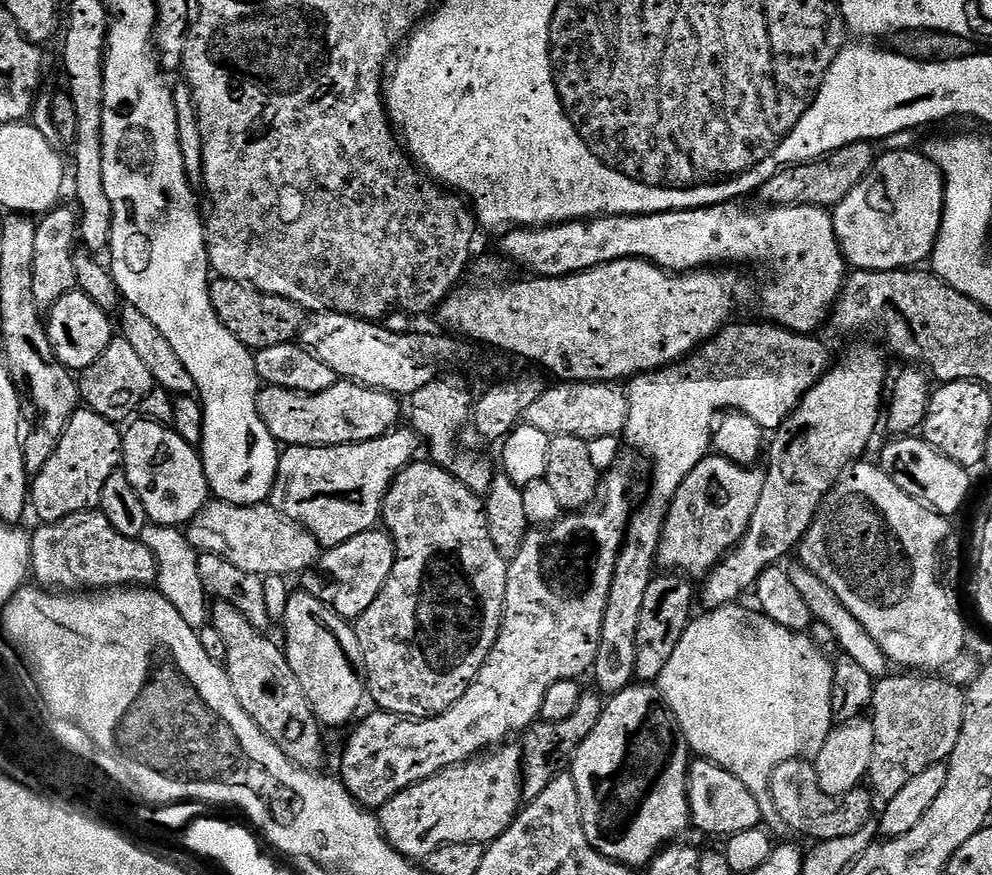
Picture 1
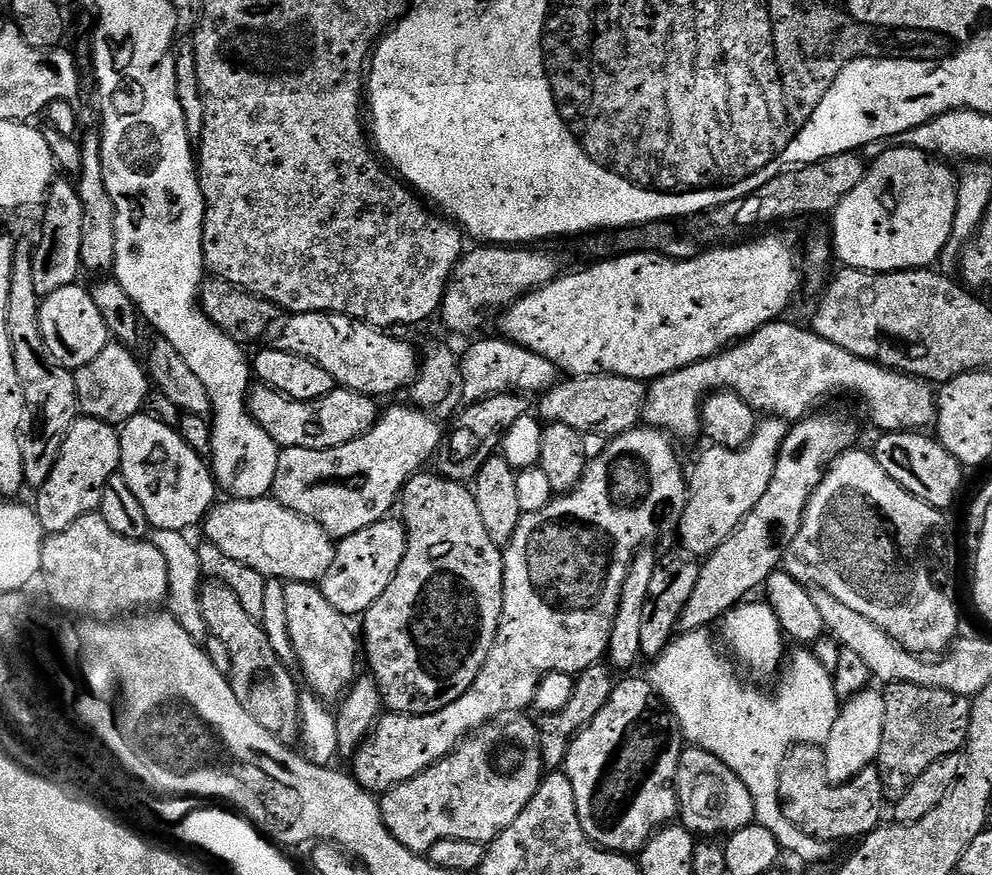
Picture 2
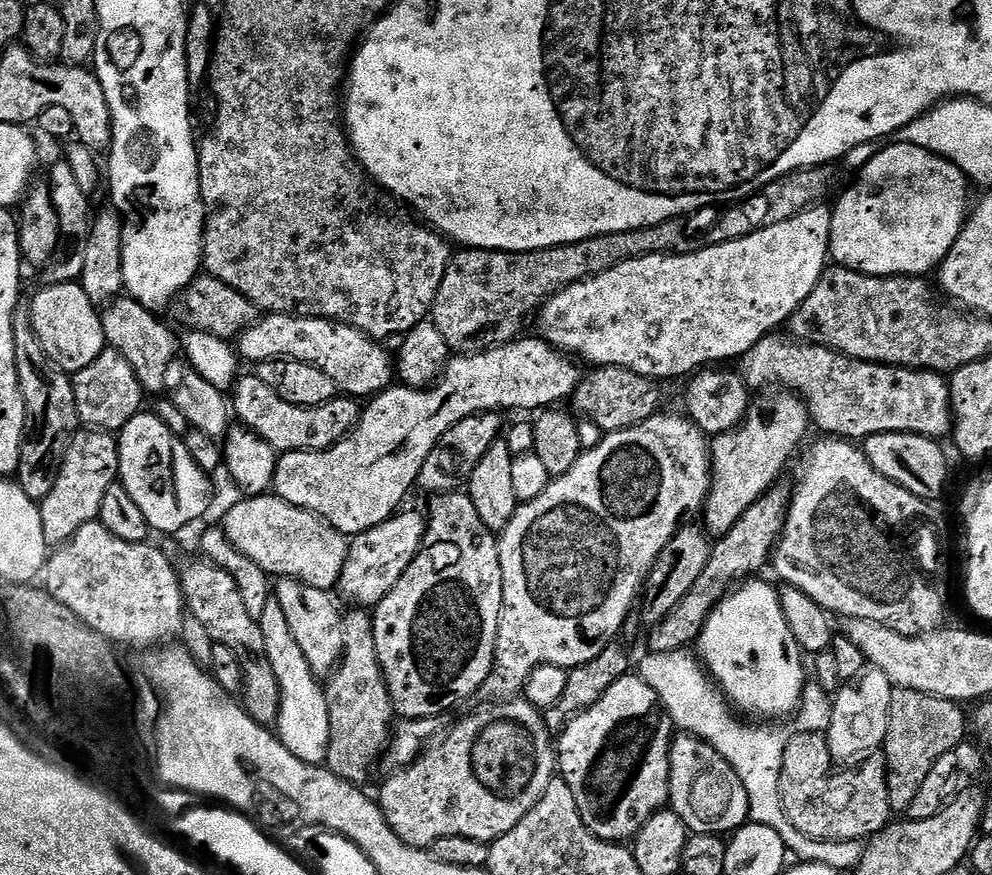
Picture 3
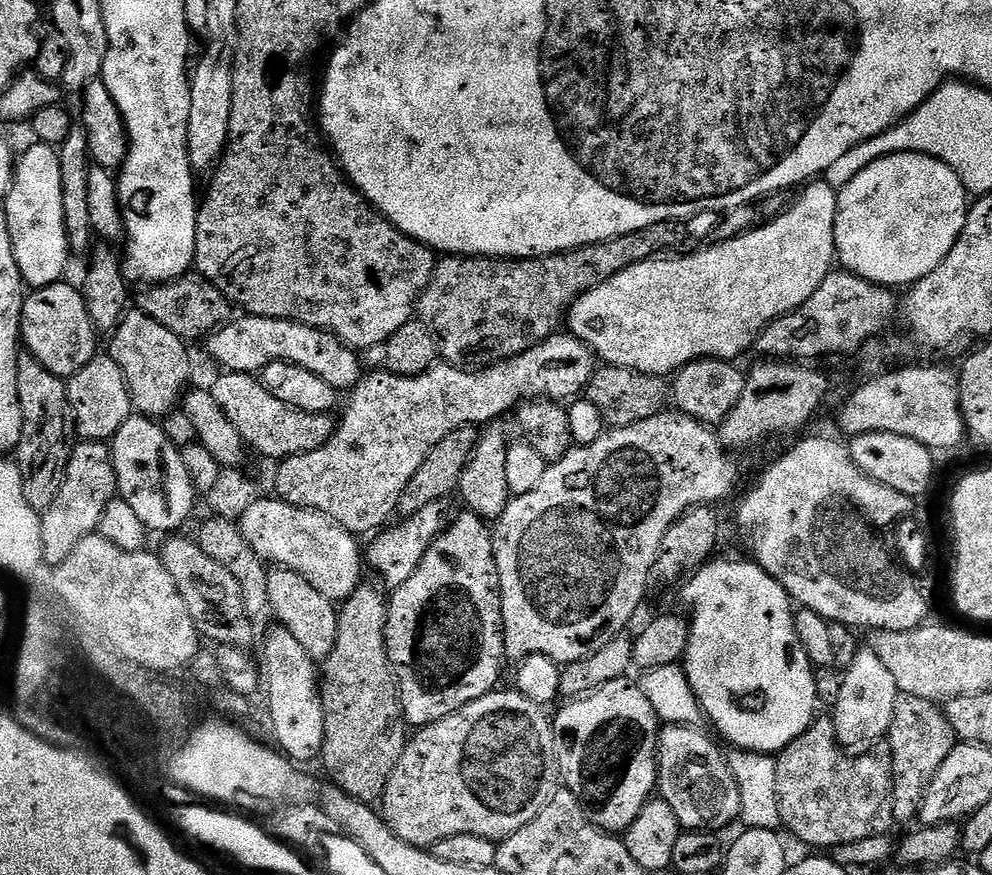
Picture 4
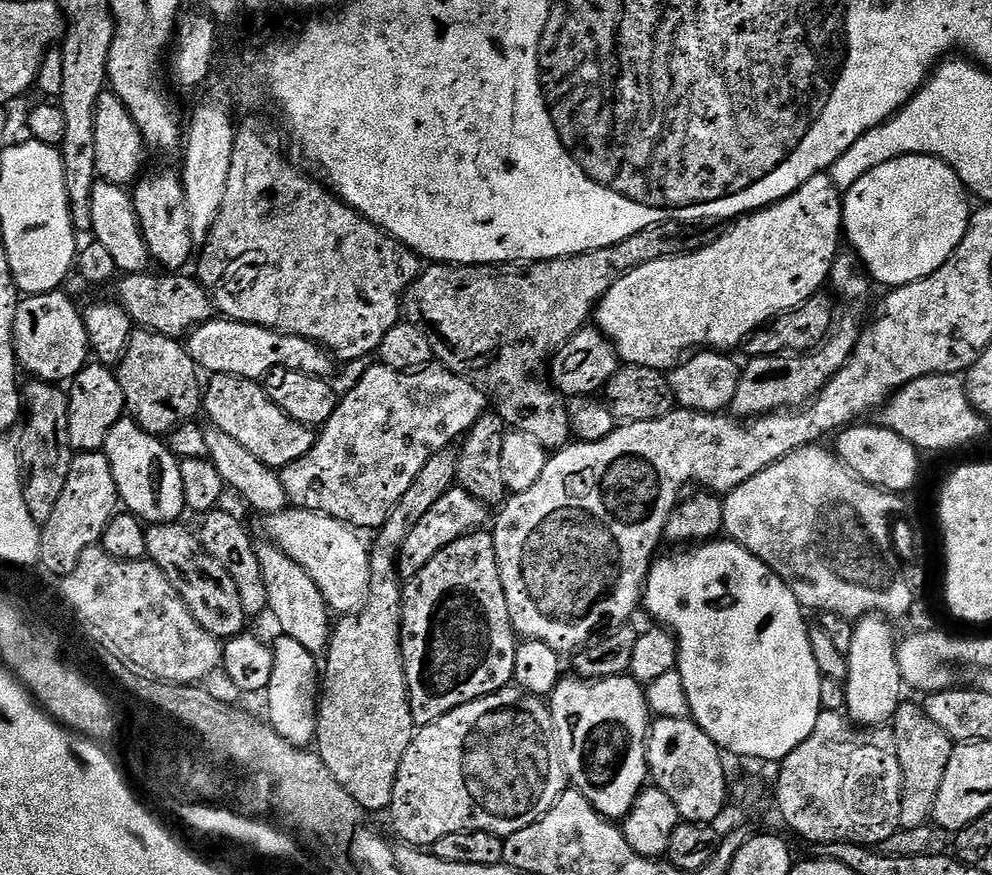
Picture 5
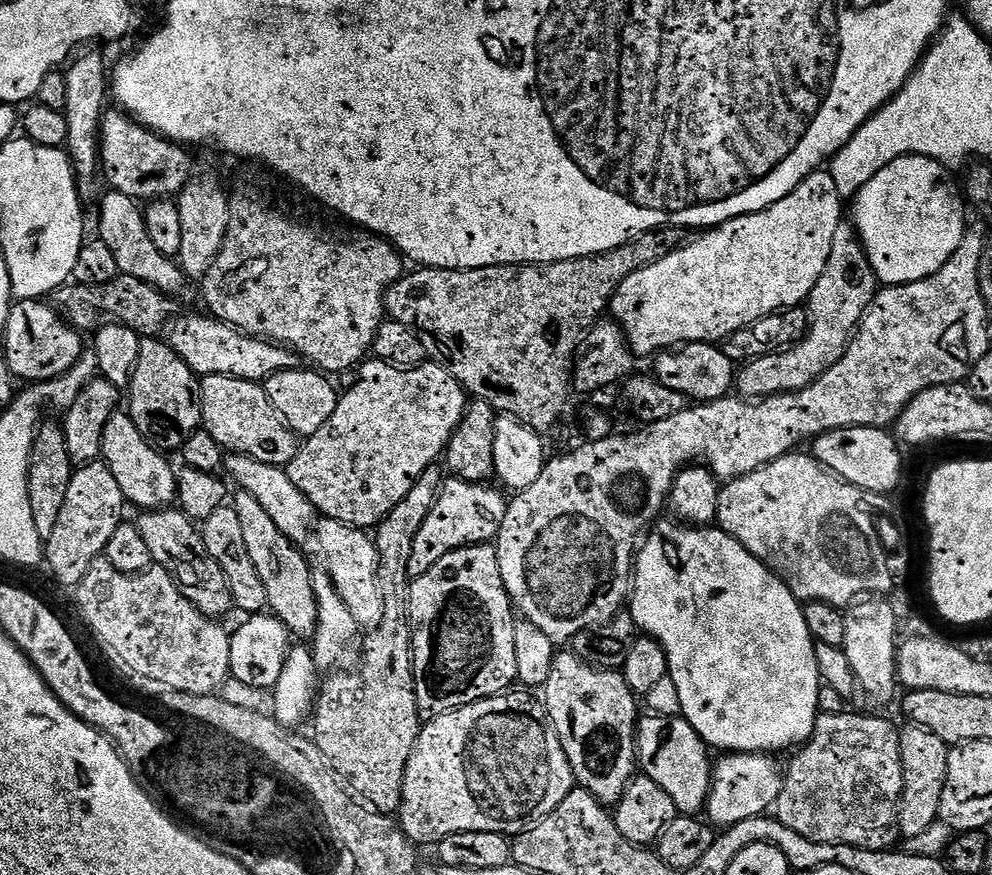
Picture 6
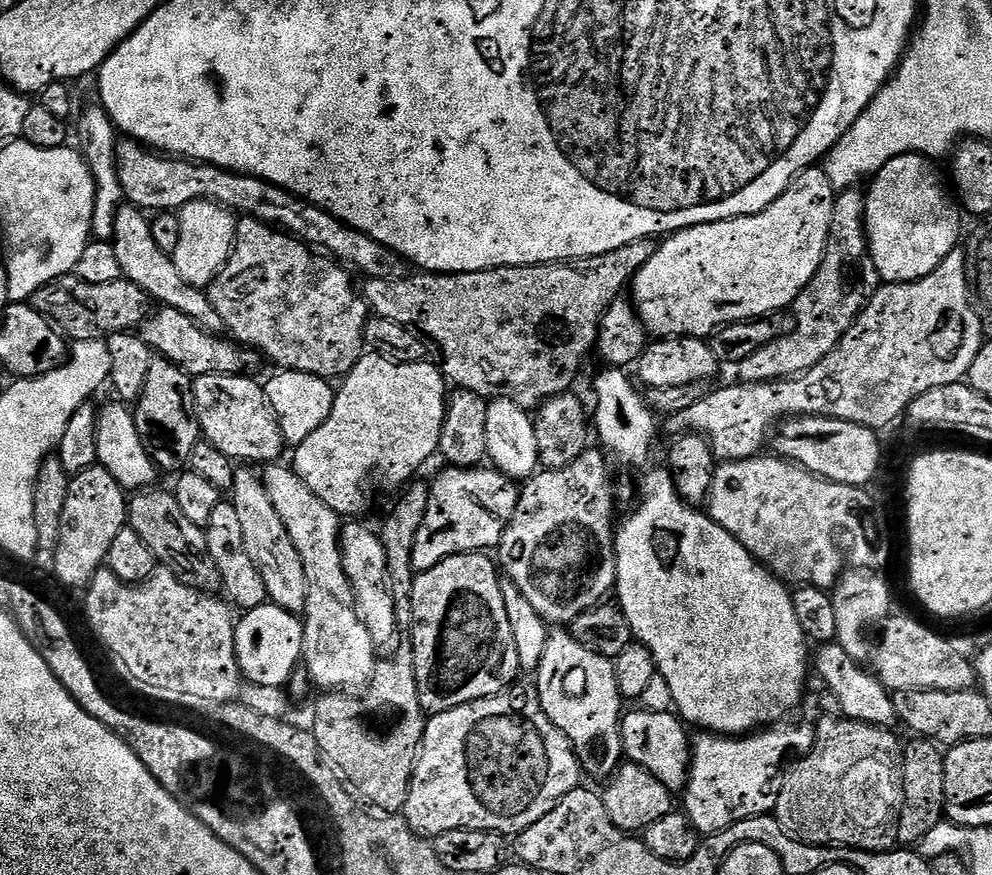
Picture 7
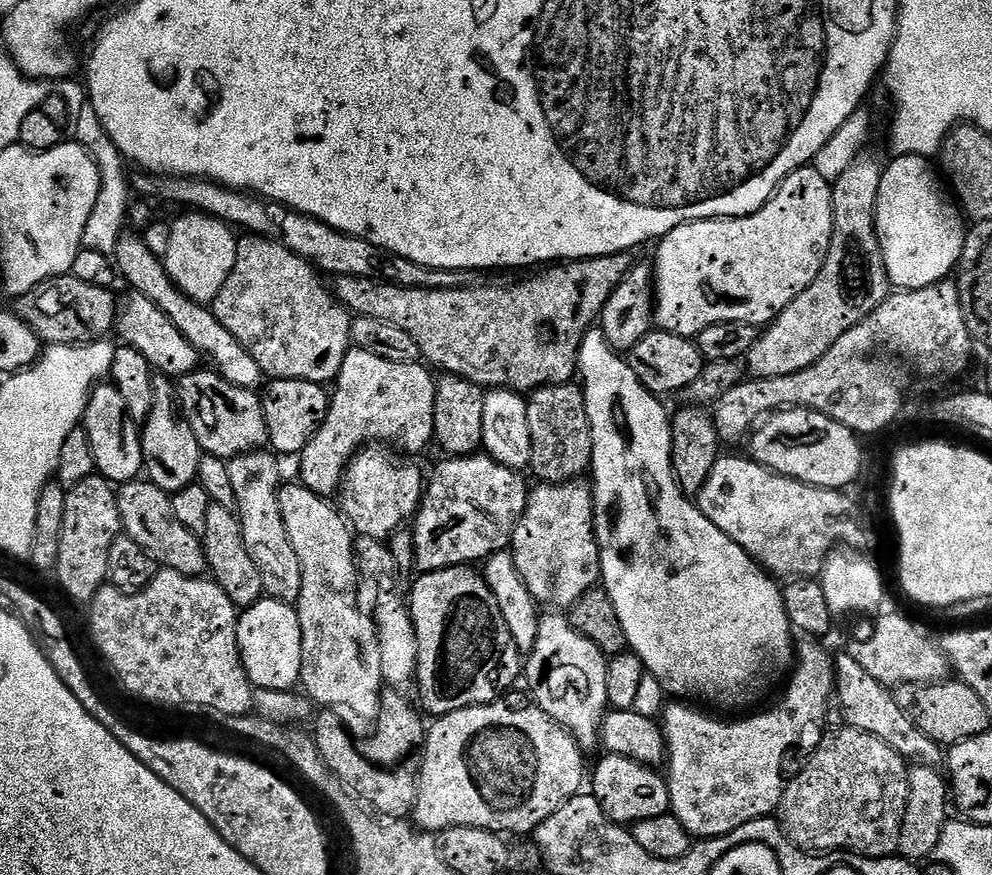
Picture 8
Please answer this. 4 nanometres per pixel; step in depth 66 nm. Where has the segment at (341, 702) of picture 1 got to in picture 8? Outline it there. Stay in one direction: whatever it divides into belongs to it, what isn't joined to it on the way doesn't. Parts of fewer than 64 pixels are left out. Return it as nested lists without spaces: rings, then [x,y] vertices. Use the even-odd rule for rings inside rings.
[[[268,450],[243,452],[228,461],[228,469],[230,483],[234,486],[235,511],[240,518],[242,538],[246,538],[246,551],[250,558],[254,558],[262,574],[264,595],[283,604],[295,605],[302,590],[302,566],[298,562],[298,554],[294,554],[294,546],[290,546],[290,534],[286,530],[286,522],[282,520],[282,479],[275,459],[277,457]]]

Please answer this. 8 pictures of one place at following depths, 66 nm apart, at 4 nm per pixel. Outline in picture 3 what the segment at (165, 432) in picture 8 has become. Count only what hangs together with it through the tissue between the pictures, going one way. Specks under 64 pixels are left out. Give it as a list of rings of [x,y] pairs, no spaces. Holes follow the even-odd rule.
[[[121,294],[103,309],[100,321],[107,347],[118,350],[134,368],[134,374],[145,393],[164,392],[166,372],[178,359],[178,336],[171,332],[153,309],[142,306],[127,294]]]

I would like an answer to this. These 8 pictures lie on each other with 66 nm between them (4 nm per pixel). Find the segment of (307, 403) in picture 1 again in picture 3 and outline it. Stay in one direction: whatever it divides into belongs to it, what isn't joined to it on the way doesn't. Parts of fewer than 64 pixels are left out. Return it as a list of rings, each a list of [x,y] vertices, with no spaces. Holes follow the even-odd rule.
[[[258,374],[241,375],[230,392],[230,408],[241,425],[261,436],[278,454],[285,452],[323,452],[325,448],[333,448],[338,441],[343,440],[356,423],[360,421],[361,405],[355,399],[343,394],[336,399],[303,408],[286,402]]]

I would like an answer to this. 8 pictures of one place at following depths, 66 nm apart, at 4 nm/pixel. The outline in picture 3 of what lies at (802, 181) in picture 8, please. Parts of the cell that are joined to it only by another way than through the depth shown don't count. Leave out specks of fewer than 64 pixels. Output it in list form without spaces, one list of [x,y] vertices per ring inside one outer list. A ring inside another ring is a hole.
[[[827,203],[817,204],[800,212],[794,218],[786,222],[778,222],[778,226],[766,226],[746,238],[738,238],[734,242],[722,242],[721,244],[709,243],[708,248],[700,248],[697,252],[688,252],[685,256],[674,256],[676,254],[648,255],[633,260],[622,261],[621,264],[589,276],[588,279],[580,280],[576,284],[569,284],[561,292],[555,292],[545,304],[541,304],[538,315],[535,317],[536,328],[539,339],[551,344],[553,348],[565,354],[577,354],[579,359],[595,366],[596,368],[618,367],[622,370],[632,371],[634,374],[648,376],[649,379],[664,382],[671,376],[684,376],[688,378],[697,370],[707,369],[709,366],[718,366],[722,360],[739,361],[741,356],[748,353],[753,345],[762,338],[773,335],[777,330],[783,329],[788,320],[810,298],[814,286],[818,286],[818,278],[826,275],[824,263],[830,260],[830,230],[832,229],[832,208]]]

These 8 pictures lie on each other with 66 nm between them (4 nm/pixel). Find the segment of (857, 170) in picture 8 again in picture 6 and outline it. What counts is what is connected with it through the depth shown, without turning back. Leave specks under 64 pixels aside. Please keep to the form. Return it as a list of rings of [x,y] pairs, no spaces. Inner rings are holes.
[[[841,222],[830,246],[830,258],[826,258],[826,270],[822,270],[822,278],[818,278],[806,301],[810,317],[807,332],[787,350],[772,350],[767,356],[747,361],[739,369],[735,391],[744,398],[763,398],[810,386],[846,354],[852,335],[868,313],[877,291],[878,281],[855,223]]]

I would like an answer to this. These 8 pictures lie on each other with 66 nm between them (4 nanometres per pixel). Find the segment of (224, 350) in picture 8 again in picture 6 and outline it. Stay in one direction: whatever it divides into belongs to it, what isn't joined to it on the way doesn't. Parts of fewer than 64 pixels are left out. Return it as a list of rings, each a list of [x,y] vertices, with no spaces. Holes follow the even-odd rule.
[[[107,191],[106,196],[99,201],[100,222],[99,239],[103,240],[116,258],[116,266],[121,275],[138,278],[147,284],[154,284],[160,292],[178,296],[188,284],[187,277],[180,266],[171,258],[163,255],[154,240],[150,238],[145,224],[143,209],[139,203],[121,192]]]

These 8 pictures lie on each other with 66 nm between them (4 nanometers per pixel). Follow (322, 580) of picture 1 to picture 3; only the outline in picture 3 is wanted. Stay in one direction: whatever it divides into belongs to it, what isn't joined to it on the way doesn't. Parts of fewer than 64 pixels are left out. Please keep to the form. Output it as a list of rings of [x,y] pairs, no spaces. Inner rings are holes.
[[[401,510],[386,522],[351,537],[338,585],[339,599],[348,606],[375,609],[376,604],[382,602],[382,598],[386,598],[394,586],[398,586],[398,578],[406,574],[406,566],[414,562],[424,541],[425,531],[426,516],[423,511]]]

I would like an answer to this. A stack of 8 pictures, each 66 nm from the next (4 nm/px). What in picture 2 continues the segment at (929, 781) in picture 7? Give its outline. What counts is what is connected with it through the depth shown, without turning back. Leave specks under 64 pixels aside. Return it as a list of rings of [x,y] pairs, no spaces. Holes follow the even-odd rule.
[[[889,684],[883,694],[886,718],[882,726],[882,750],[878,750],[874,766],[882,778],[885,801],[895,802],[934,762],[957,755],[967,745],[972,700],[950,690],[917,684]]]

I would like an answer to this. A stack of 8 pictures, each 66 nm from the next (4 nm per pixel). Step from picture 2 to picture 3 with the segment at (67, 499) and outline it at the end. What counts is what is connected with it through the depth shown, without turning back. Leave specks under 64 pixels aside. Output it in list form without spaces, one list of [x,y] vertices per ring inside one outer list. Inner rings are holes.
[[[103,430],[77,431],[64,455],[54,490],[39,501],[42,534],[46,534],[48,545],[64,544],[71,536],[78,534],[82,526],[97,519],[102,510],[102,498],[106,498],[106,490],[117,483],[119,475],[120,445],[117,437]]]

